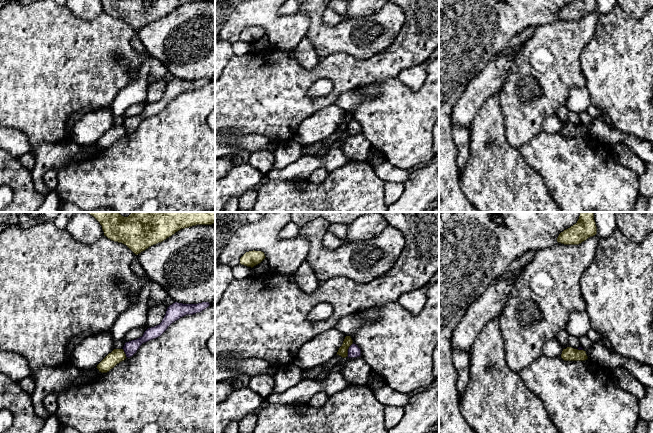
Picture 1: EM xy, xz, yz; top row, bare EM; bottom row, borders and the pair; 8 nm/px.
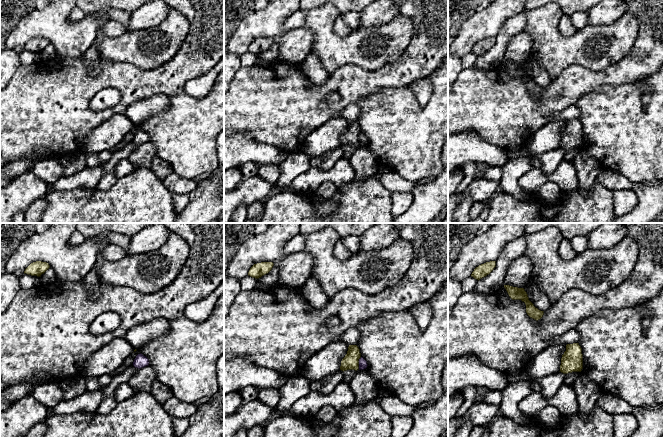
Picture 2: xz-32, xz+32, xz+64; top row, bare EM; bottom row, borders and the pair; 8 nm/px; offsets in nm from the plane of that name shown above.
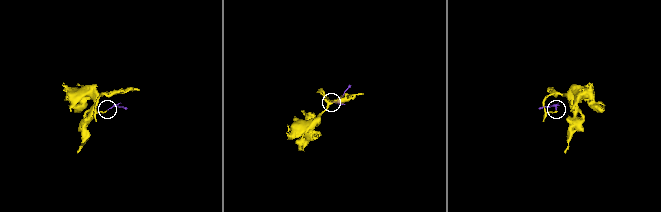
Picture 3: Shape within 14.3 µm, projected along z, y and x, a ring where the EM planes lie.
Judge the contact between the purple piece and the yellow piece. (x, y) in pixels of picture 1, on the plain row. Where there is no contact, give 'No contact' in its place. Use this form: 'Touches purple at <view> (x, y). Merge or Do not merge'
Touches purple at xz (348, 126). Do not merge

